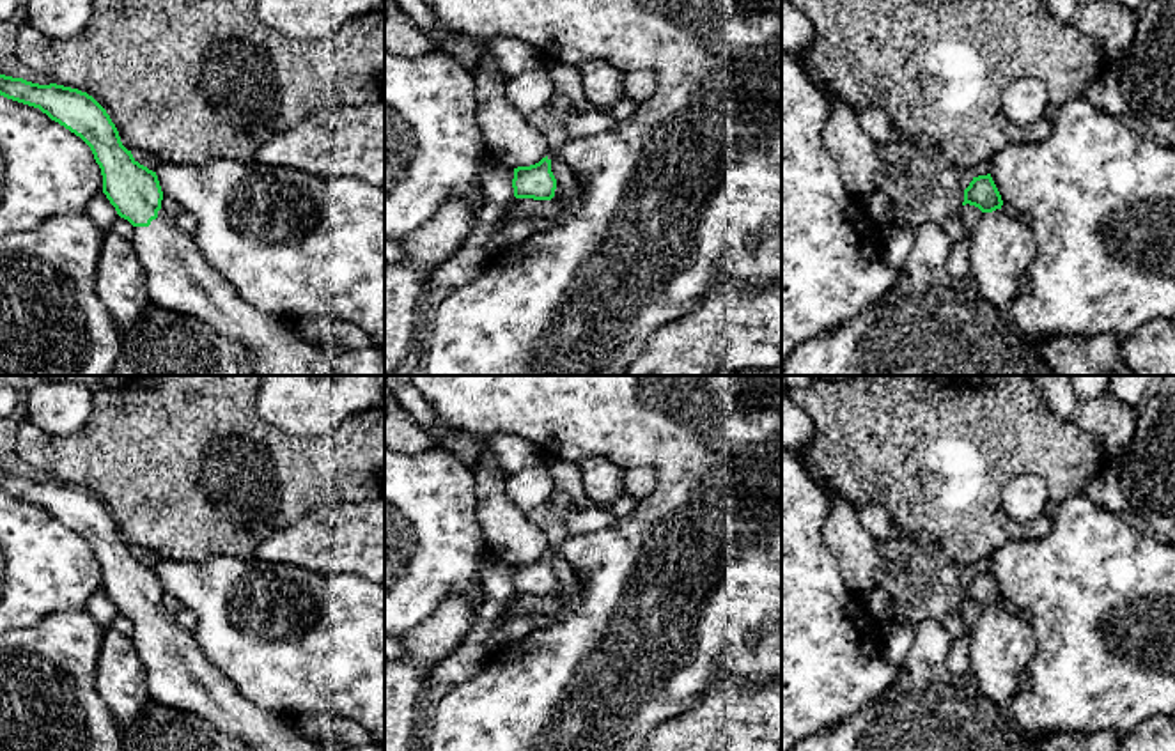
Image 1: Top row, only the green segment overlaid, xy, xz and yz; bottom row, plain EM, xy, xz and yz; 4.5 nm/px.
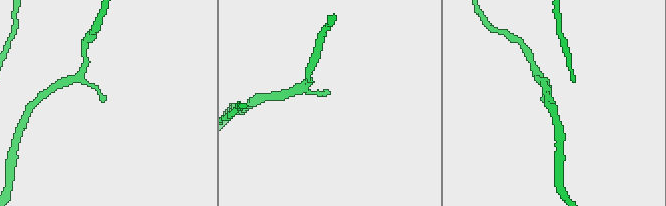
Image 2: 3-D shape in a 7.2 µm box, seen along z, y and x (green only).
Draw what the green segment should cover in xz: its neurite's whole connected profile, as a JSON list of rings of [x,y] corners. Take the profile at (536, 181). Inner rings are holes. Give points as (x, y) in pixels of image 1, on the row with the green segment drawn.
[[[548,154],[535,165],[514,168],[514,197],[558,202],[562,190],[551,172],[551,161],[553,158]]]

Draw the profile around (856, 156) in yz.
[[[813,78],[812,81],[828,99],[824,147],[838,166],[845,191],[854,198],[867,200],[874,191],[883,190],[879,147],[860,126],[858,110],[829,92],[821,81]]]

